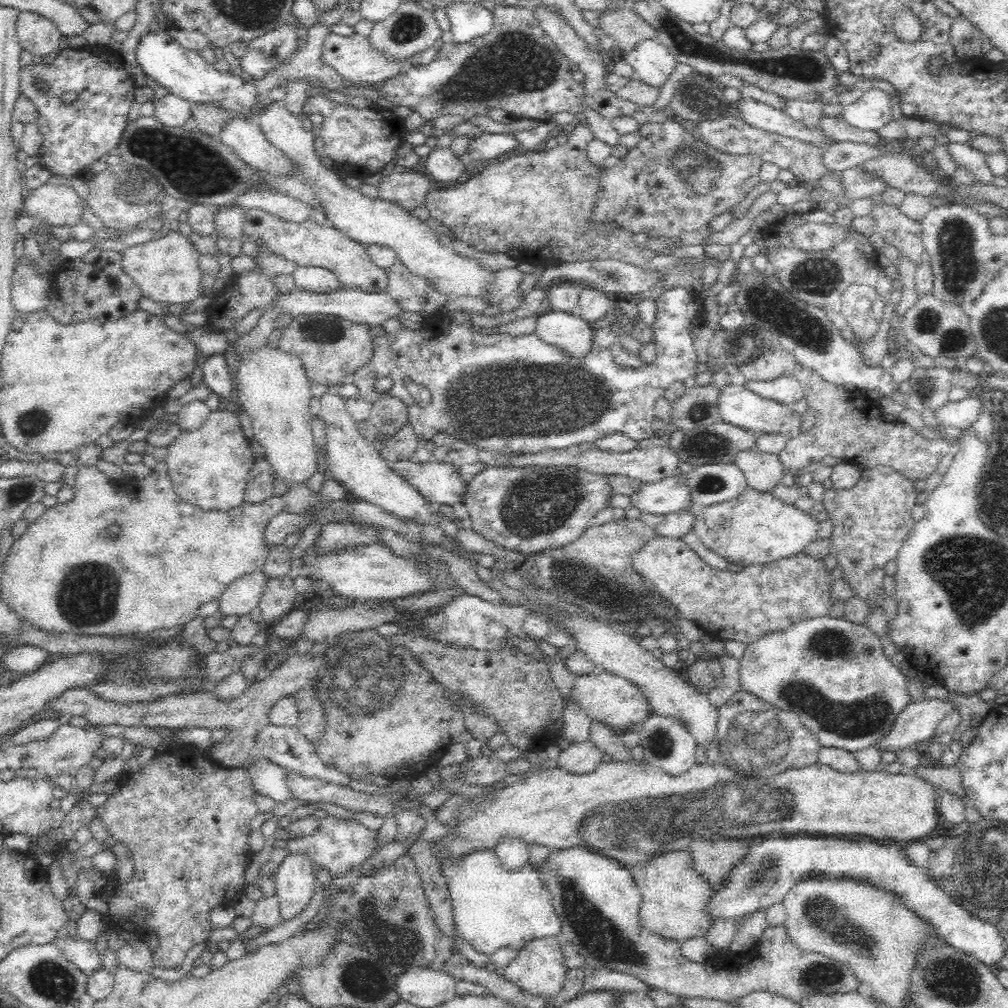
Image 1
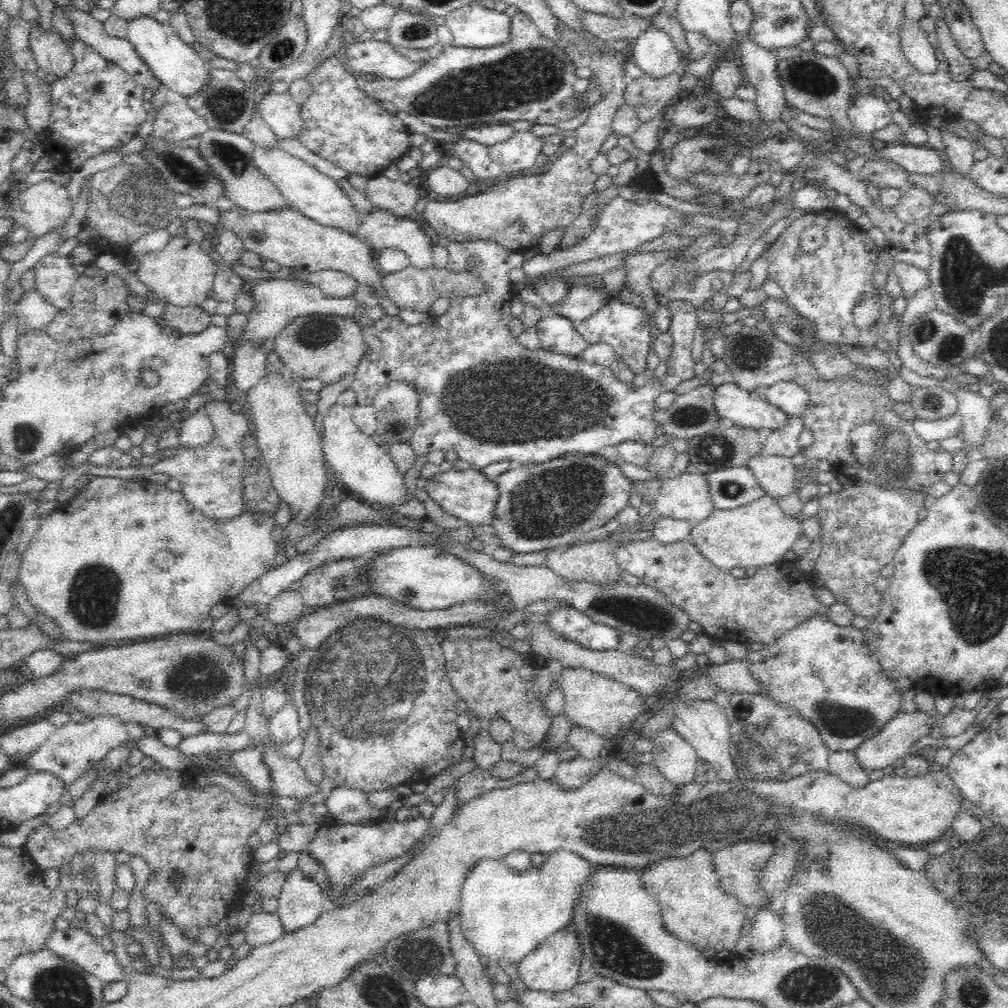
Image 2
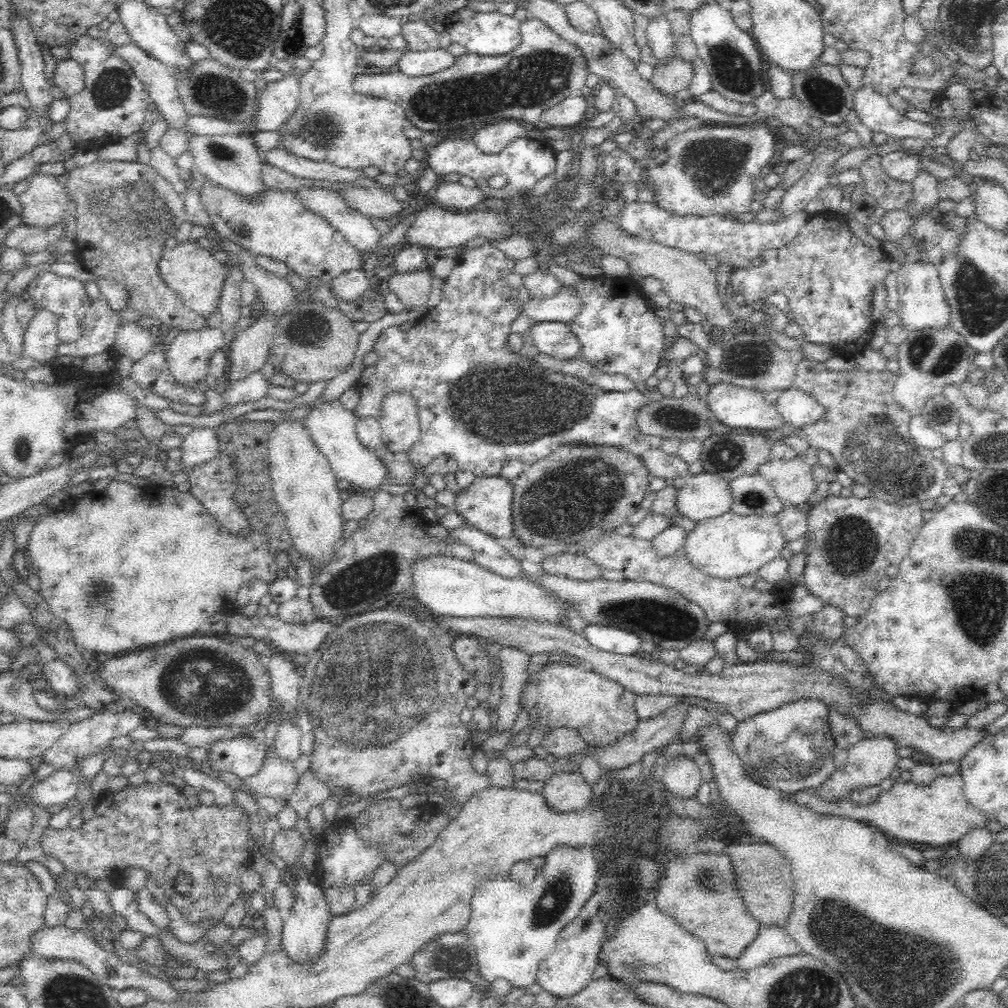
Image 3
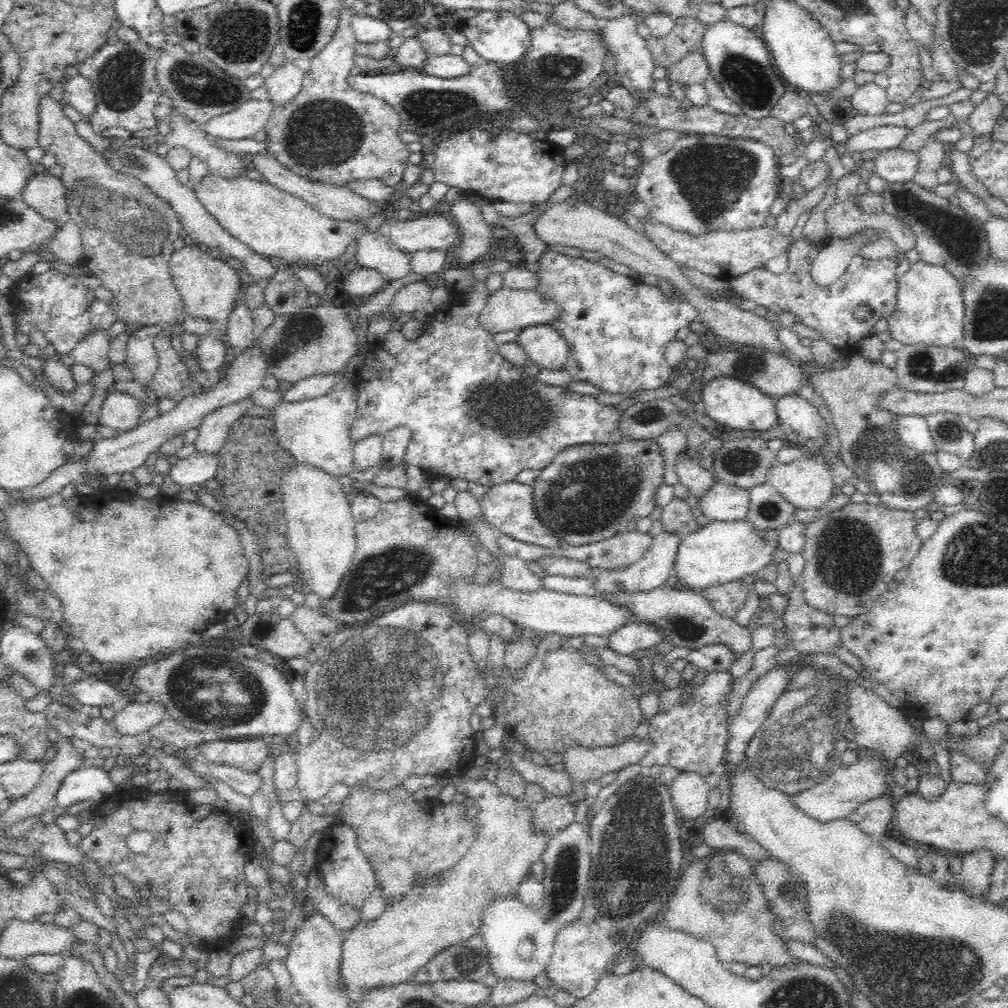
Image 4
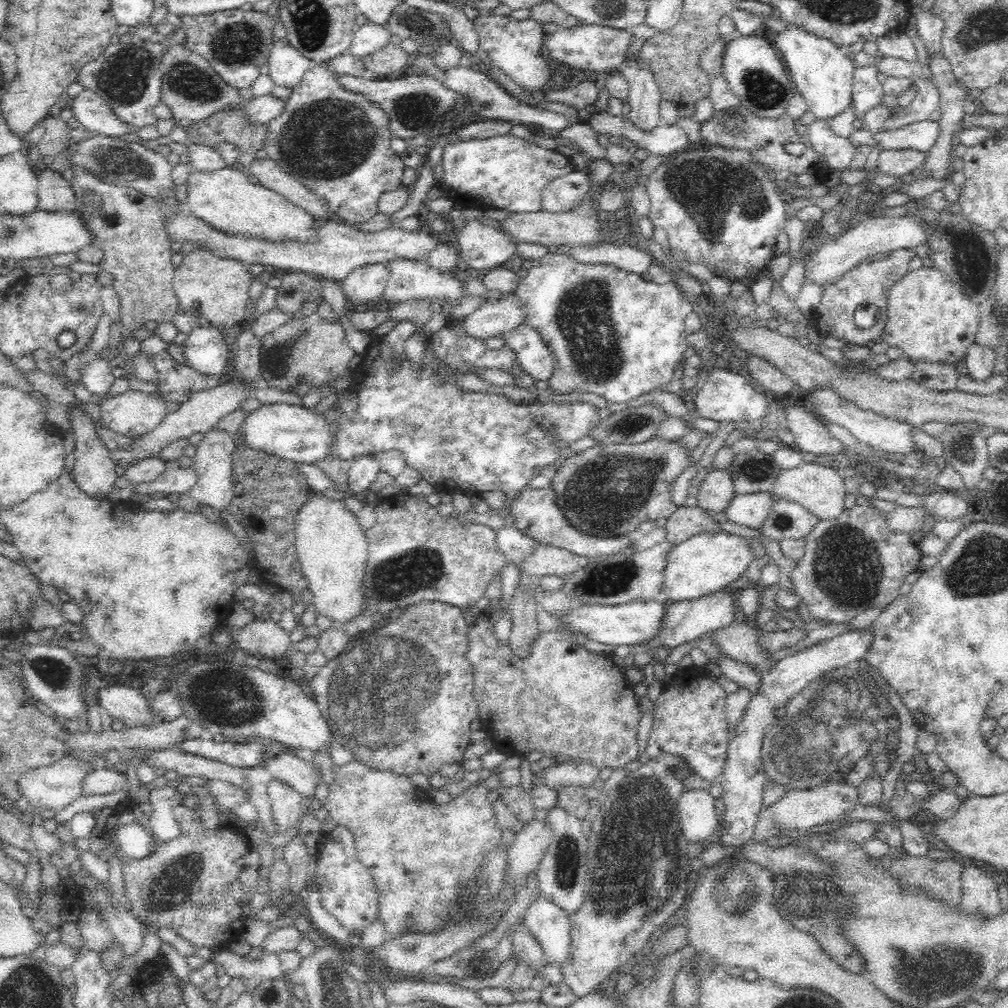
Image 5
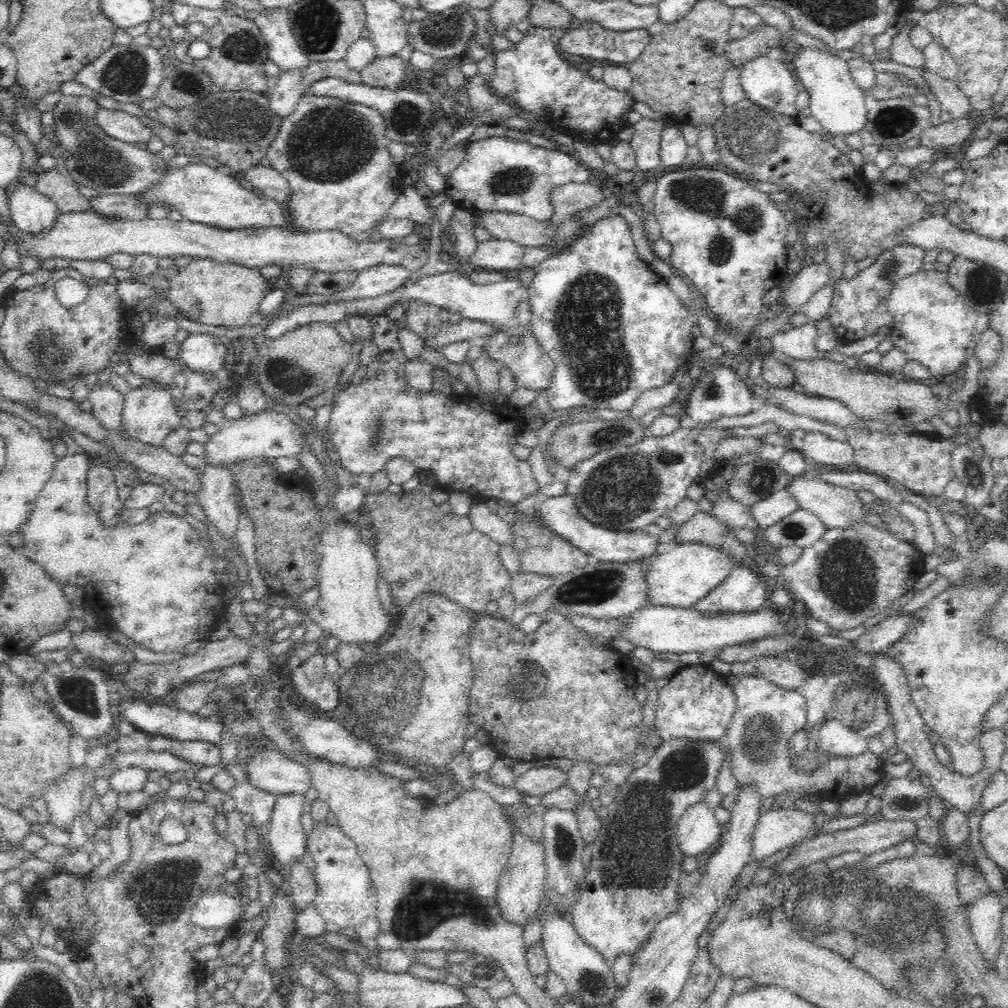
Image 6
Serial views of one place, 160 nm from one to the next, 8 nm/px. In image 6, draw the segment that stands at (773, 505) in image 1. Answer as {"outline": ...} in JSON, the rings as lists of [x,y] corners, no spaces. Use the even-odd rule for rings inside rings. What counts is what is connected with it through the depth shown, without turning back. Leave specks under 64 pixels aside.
{"outline":[[[692,541],[678,543],[674,549],[659,554],[647,570],[650,605],[688,608],[714,590],[739,565],[727,549],[717,545]]]}

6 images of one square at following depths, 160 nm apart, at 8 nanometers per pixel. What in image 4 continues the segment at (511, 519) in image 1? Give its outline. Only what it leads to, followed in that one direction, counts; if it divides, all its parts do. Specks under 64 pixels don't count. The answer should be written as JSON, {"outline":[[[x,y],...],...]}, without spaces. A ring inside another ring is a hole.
{"outline":[[[622,438],[614,444],[581,444],[560,451],[531,484],[531,499],[535,517],[566,545],[580,546],[598,542],[628,532],[634,520],[650,517],[656,507],[655,493],[664,483],[664,456],[656,440]]]}

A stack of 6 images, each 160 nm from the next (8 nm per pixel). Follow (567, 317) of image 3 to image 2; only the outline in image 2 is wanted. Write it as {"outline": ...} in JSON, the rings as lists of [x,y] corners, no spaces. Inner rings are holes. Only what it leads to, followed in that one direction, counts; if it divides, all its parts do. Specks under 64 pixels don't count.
{"outline":[[[599,285],[576,286],[571,288],[568,297],[561,304],[552,307],[551,313],[568,317],[578,325],[604,309],[611,302],[611,298],[612,295]]]}

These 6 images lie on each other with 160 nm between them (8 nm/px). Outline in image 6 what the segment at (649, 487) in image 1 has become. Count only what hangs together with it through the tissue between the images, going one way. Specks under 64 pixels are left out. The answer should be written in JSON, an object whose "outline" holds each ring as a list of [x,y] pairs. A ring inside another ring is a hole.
{"outline":[[[784,488],[754,502],[749,508],[749,516],[752,517],[756,526],[766,530],[775,522],[796,512],[798,508],[800,507],[798,507],[796,500]]]}

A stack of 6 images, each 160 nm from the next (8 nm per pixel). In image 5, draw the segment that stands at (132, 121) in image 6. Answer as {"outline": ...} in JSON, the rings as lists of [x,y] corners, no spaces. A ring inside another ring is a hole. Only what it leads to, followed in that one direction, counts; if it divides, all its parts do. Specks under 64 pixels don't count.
{"outline":[[[85,89],[74,99],[67,101],[68,114],[80,122],[80,129],[107,137],[118,137],[130,132],[137,132],[129,124],[120,122],[104,99],[96,92]]]}

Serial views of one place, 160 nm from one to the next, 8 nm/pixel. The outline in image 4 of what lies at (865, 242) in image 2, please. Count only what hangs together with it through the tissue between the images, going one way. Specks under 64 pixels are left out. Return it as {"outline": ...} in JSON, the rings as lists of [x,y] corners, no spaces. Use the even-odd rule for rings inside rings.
{"outline":[[[798,237],[788,248],[788,270],[784,274],[772,274],[763,266],[734,278],[730,280],[731,299],[736,302],[755,302],[770,313],[791,312],[798,322],[816,330],[828,344],[836,346],[848,356],[859,354],[859,342],[873,334],[872,328],[880,318],[887,318],[895,310],[896,269],[905,259],[905,253],[900,250],[898,258],[894,260],[864,260],[860,254],[856,254],[847,270],[830,286],[820,286],[813,280],[812,266],[818,254],[817,246],[813,246],[808,237]],[[862,306],[872,310],[865,319],[858,319],[854,312]]]}

